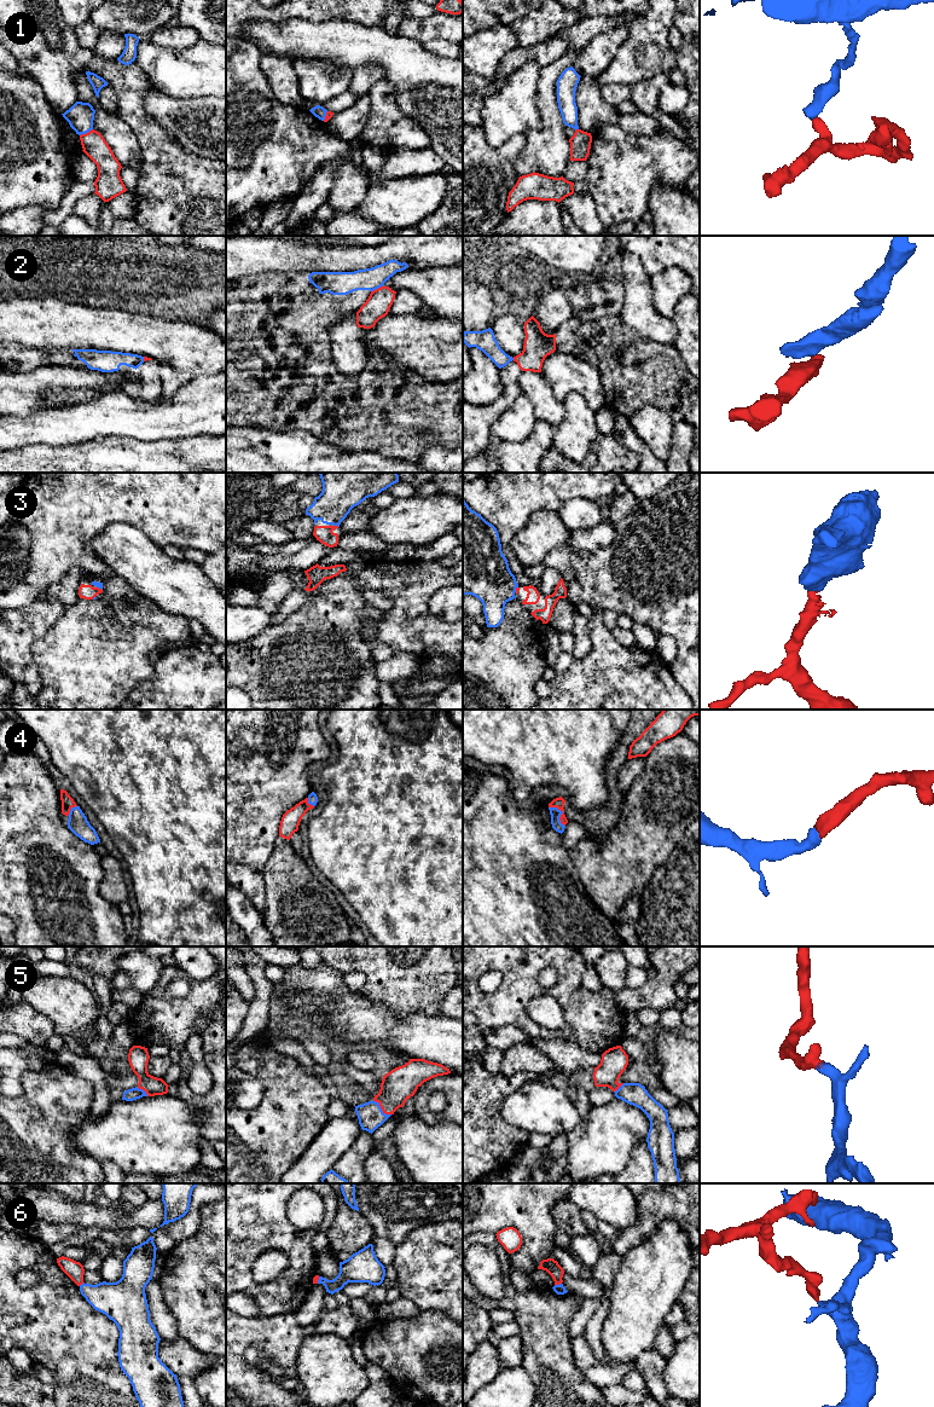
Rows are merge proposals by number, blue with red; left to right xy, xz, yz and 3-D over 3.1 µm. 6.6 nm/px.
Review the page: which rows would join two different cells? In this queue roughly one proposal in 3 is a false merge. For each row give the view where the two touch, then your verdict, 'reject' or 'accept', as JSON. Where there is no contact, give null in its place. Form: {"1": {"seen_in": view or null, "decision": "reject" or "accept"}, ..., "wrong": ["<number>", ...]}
{"1": {"seen_in": "xy", "decision": "reject"}, "2": {"seen_in": "xz", "decision": "reject"}, "3": {"seen_in": "xz", "decision": "accept"}, "4": {"seen_in": "yz", "decision": "accept"}, "5": {"seen_in": "xz", "decision": "accept"}, "6": {"seen_in": "yz", "decision": "reject"}, "wrong": ["1", "2", "6"]}

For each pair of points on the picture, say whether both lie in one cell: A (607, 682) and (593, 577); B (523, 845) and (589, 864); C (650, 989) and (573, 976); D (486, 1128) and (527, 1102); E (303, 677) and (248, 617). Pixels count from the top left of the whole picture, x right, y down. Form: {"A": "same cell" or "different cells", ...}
{"A": "different cells", "B": "different cells", "C": "different cells", "D": "different cells", "E": "different cells"}

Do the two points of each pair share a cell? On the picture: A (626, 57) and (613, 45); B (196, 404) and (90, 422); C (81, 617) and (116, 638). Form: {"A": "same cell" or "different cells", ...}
{"A": "different cells", "B": "same cell", "C": "same cell"}

